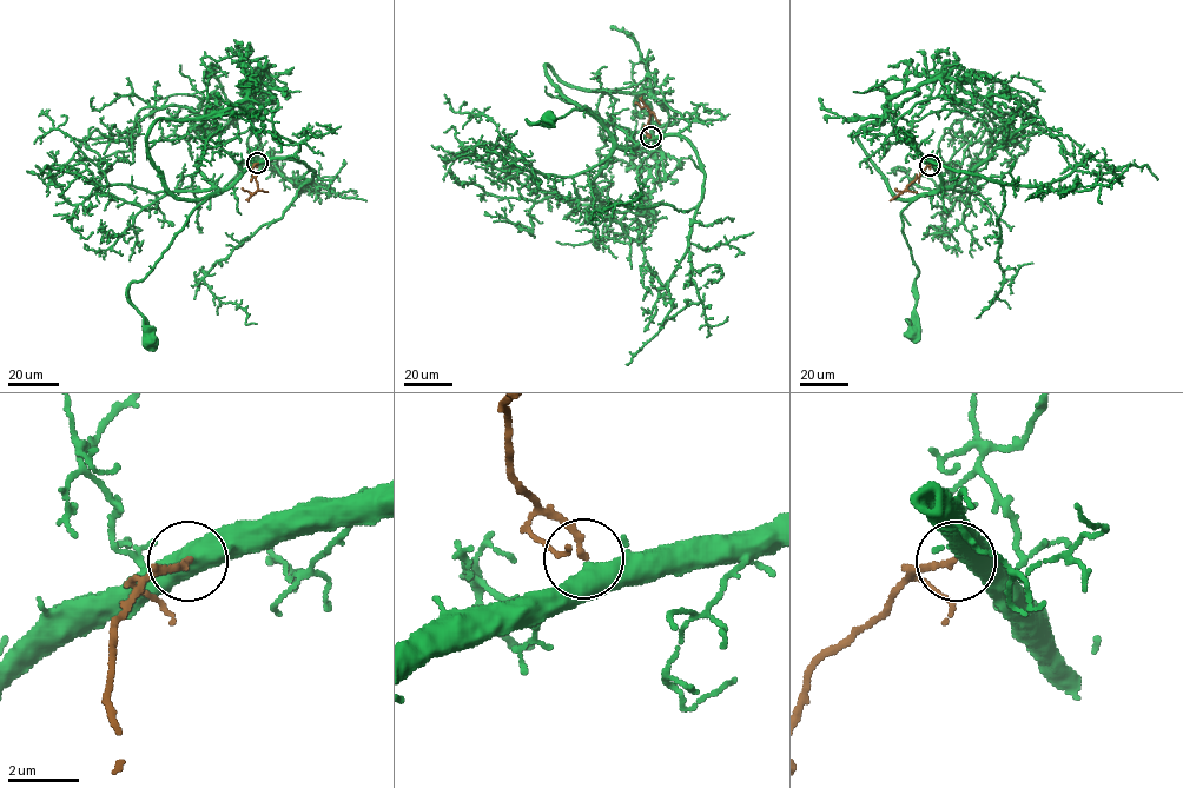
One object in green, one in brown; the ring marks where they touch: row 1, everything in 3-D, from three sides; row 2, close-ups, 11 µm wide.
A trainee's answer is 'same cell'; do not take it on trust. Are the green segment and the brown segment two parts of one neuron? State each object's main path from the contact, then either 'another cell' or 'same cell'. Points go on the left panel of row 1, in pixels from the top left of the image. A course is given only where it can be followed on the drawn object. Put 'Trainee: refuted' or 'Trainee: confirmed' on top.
Trainee: confirmed
green runs (257, 163), (206, 198), (154, 266), (130, 285), (129, 302), (145, 318), (145, 342), (151, 343); brown runs (257, 163), (252, 167), (257, 190), (252, 194), (242, 189); same cell

